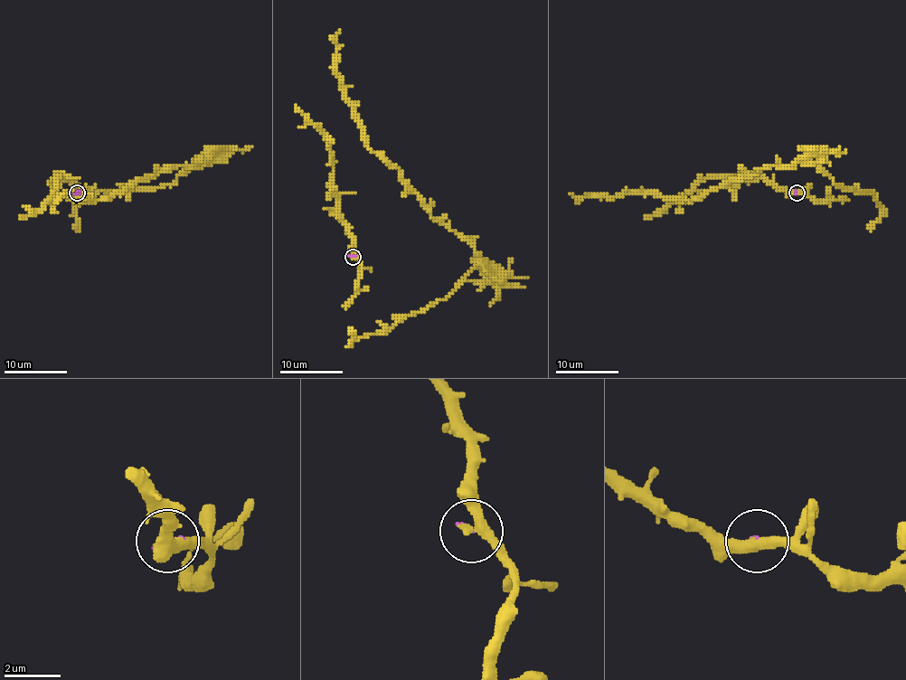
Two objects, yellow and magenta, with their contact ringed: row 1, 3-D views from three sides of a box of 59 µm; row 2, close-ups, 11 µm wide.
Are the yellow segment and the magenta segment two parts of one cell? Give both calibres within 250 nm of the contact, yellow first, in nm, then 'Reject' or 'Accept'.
Thickness 360 nm (yellow) against 90 nm. Reject

